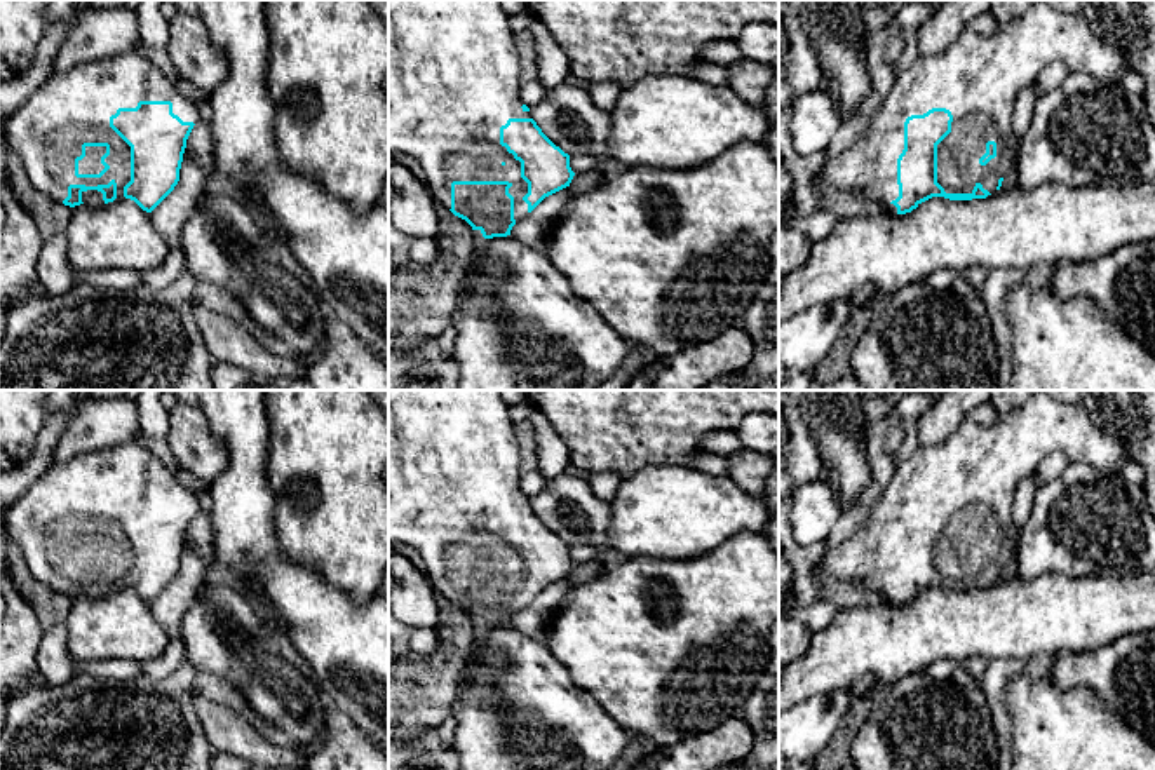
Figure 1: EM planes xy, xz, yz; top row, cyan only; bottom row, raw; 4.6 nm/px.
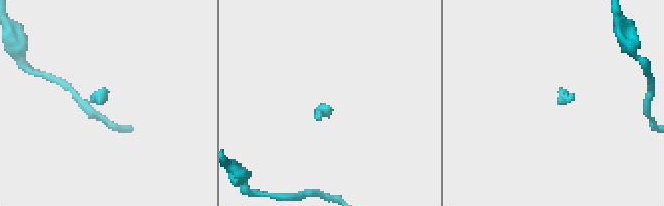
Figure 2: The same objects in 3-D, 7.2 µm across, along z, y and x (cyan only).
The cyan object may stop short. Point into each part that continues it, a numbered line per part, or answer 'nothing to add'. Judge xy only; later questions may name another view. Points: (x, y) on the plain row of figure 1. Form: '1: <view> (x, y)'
1: xy (74, 497)

